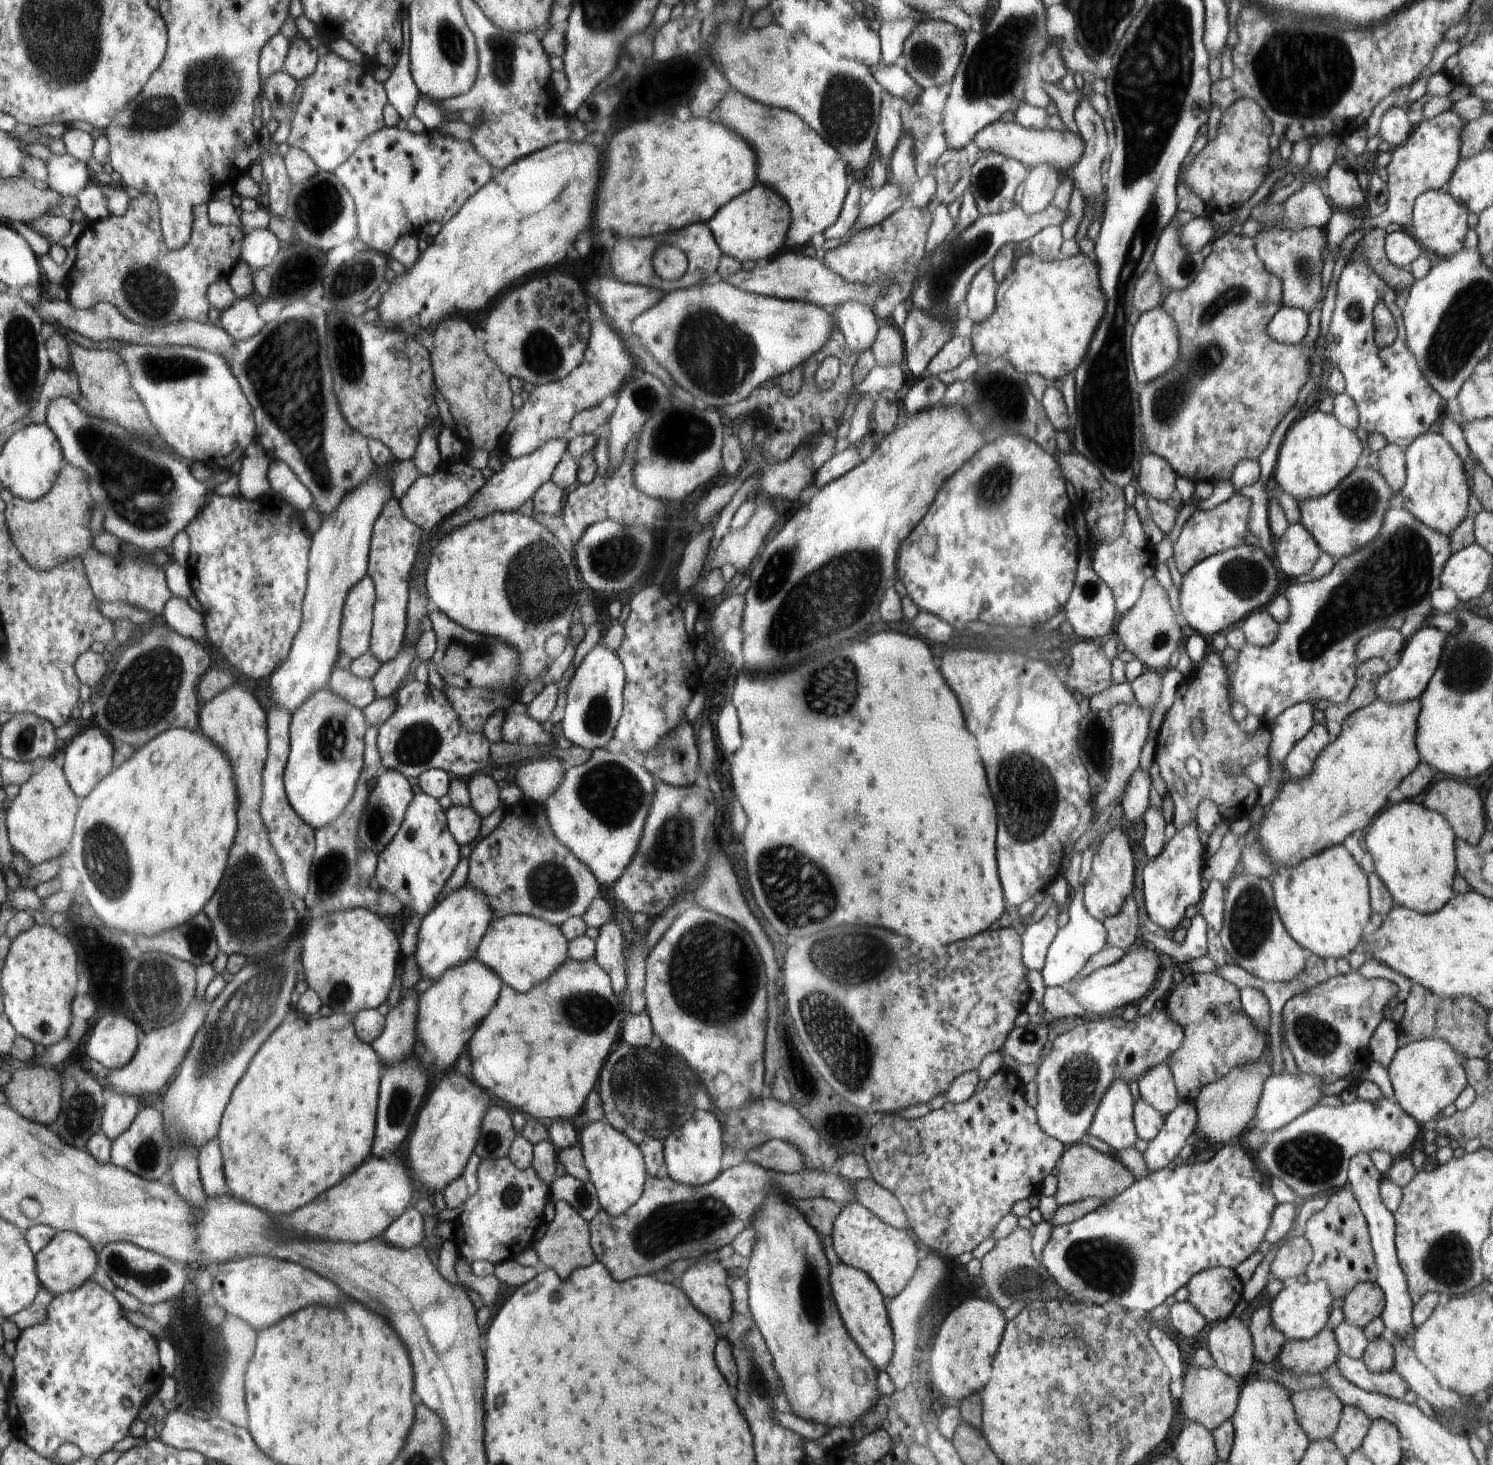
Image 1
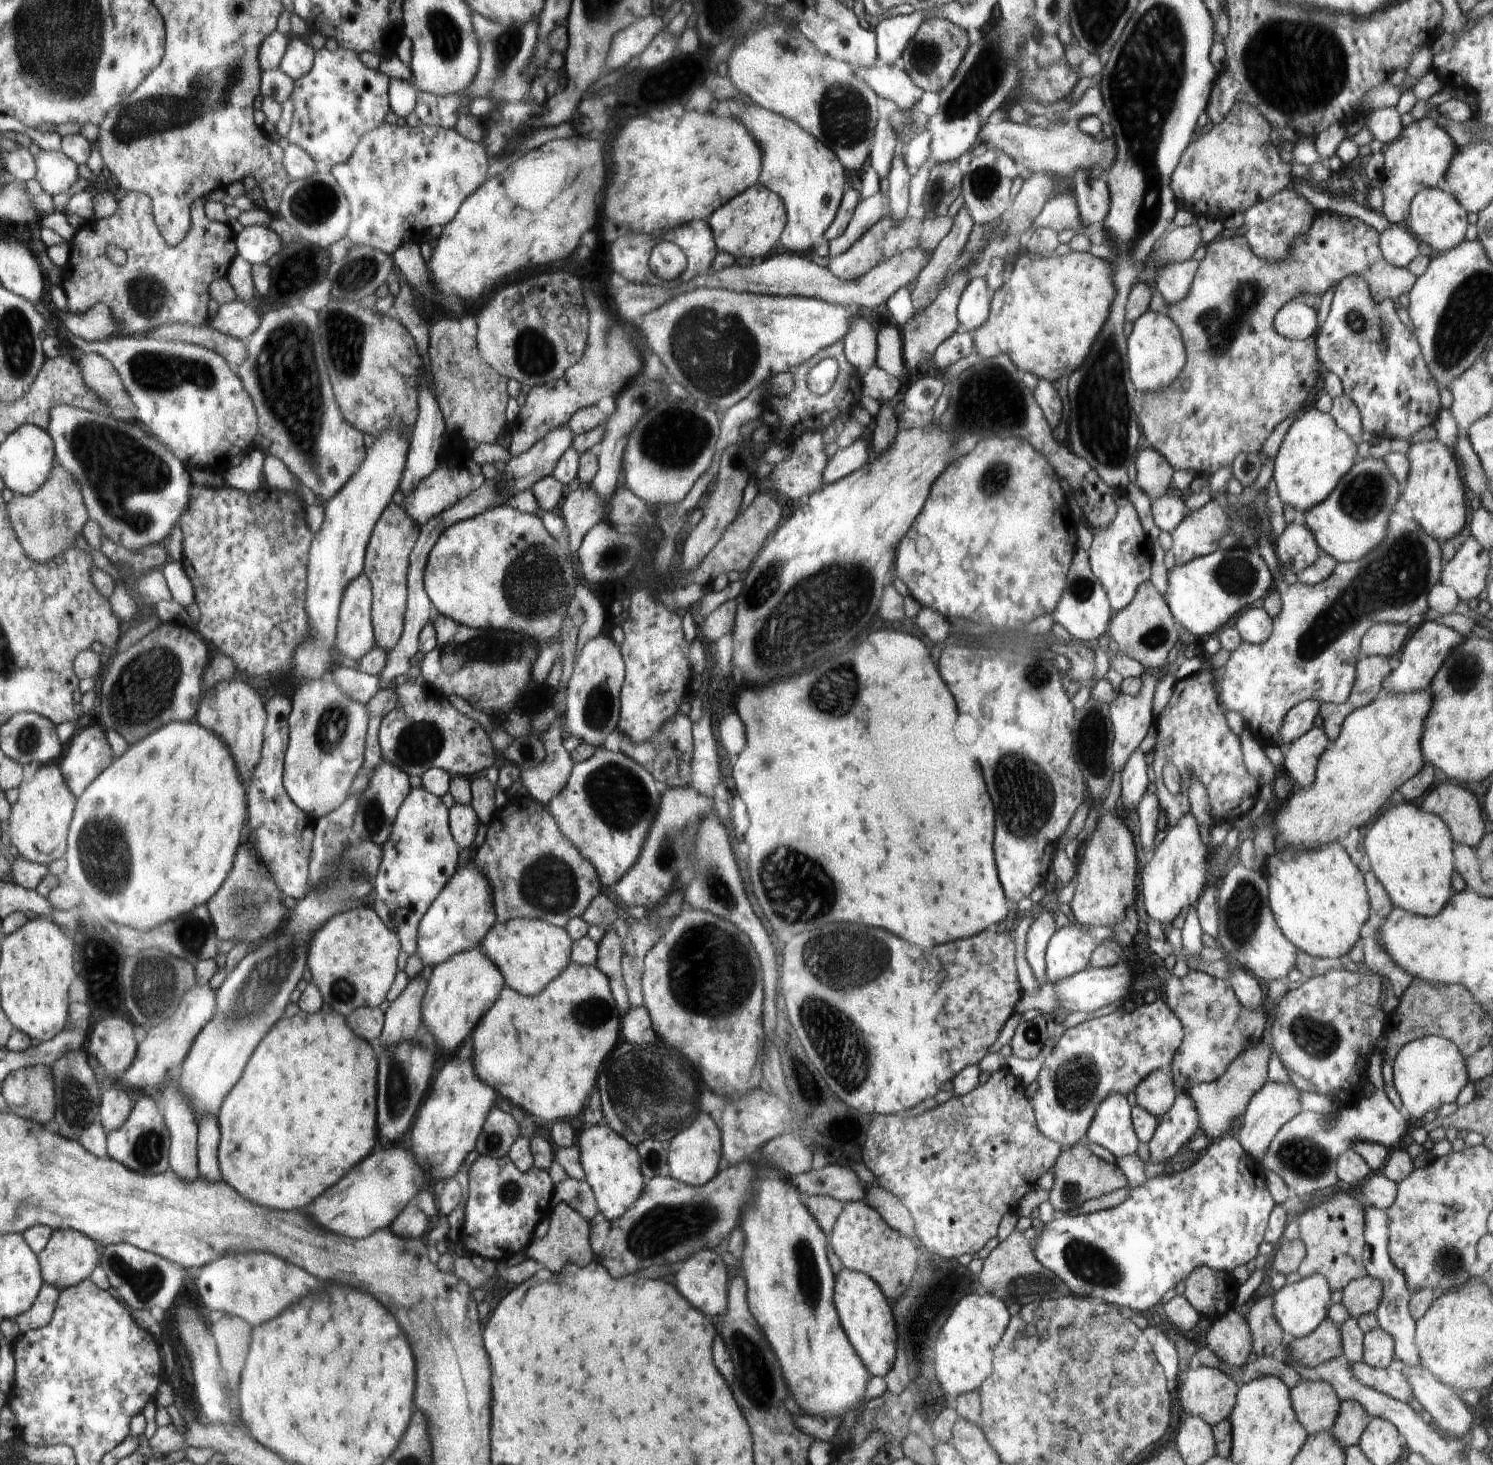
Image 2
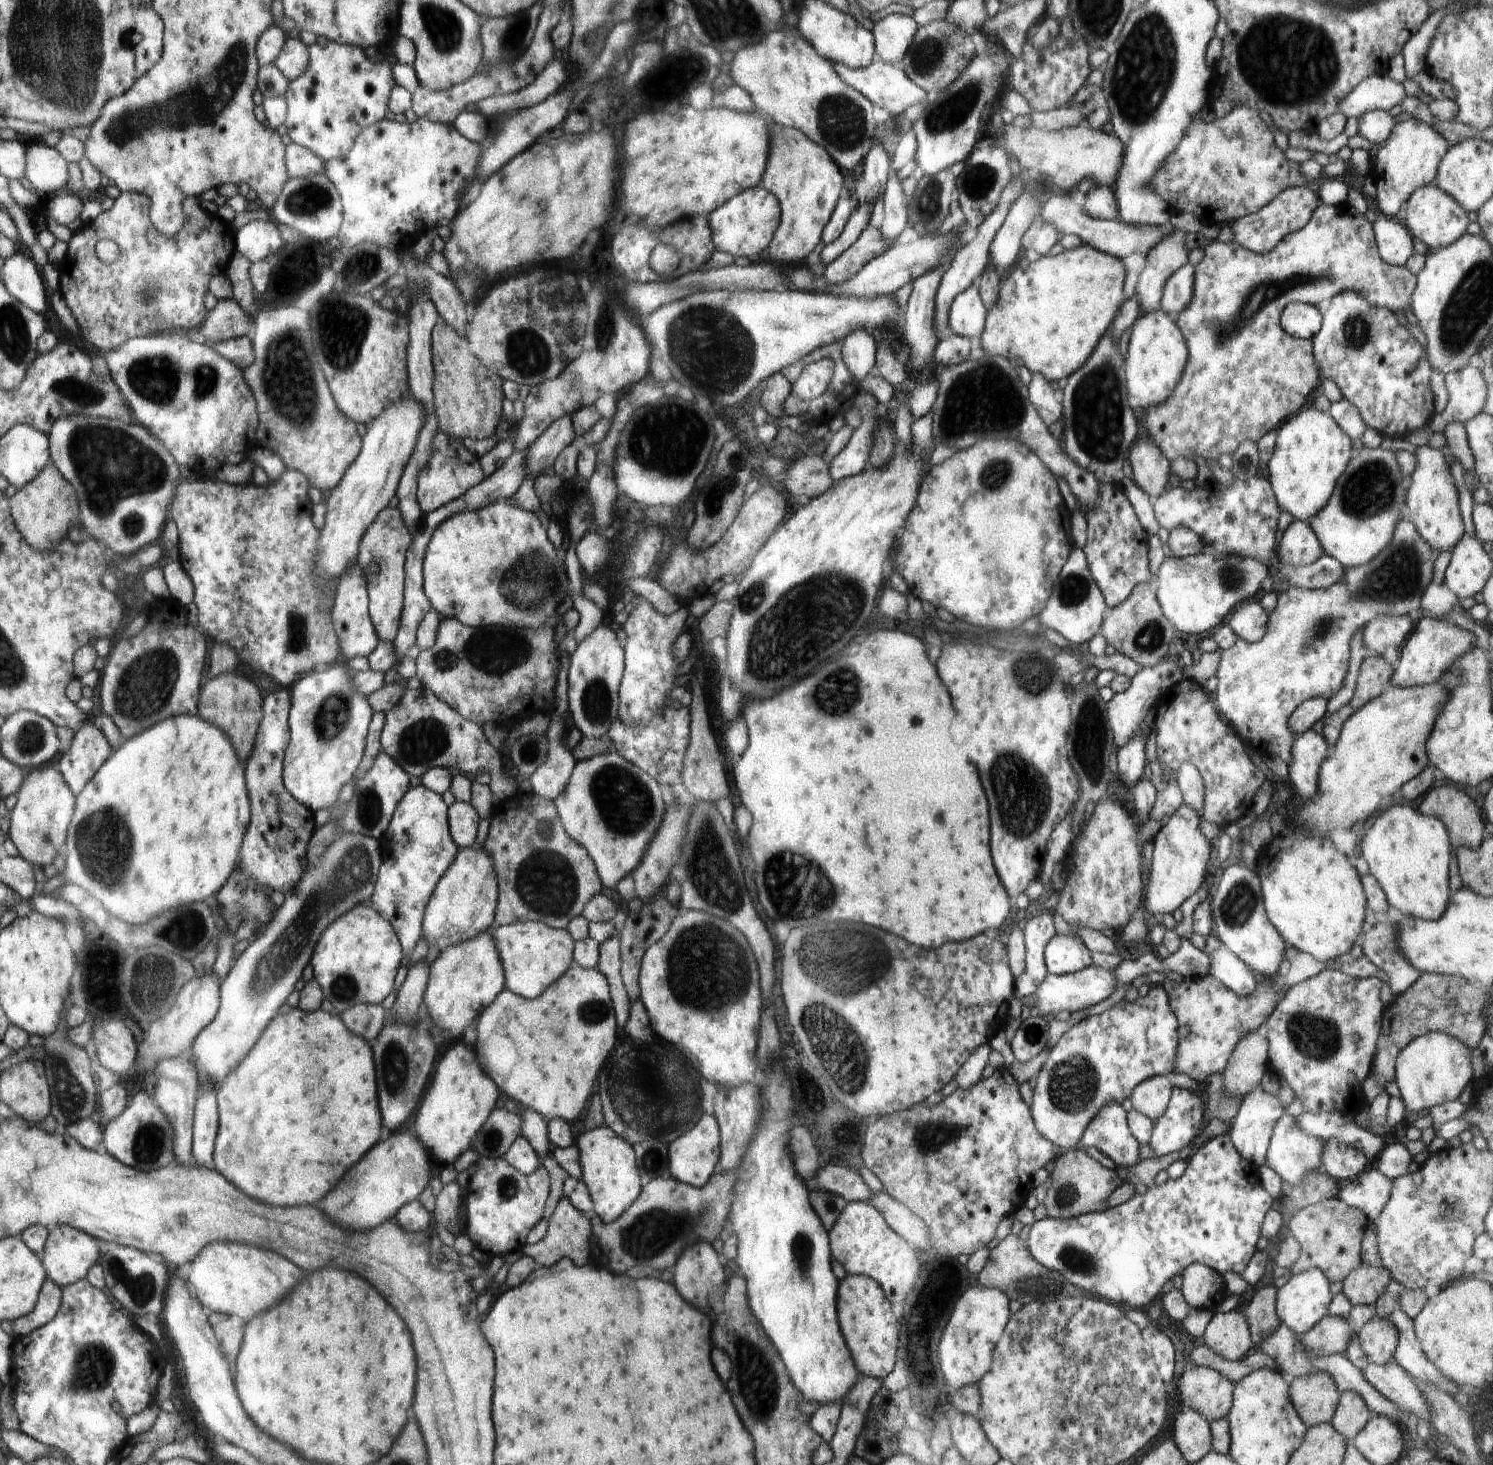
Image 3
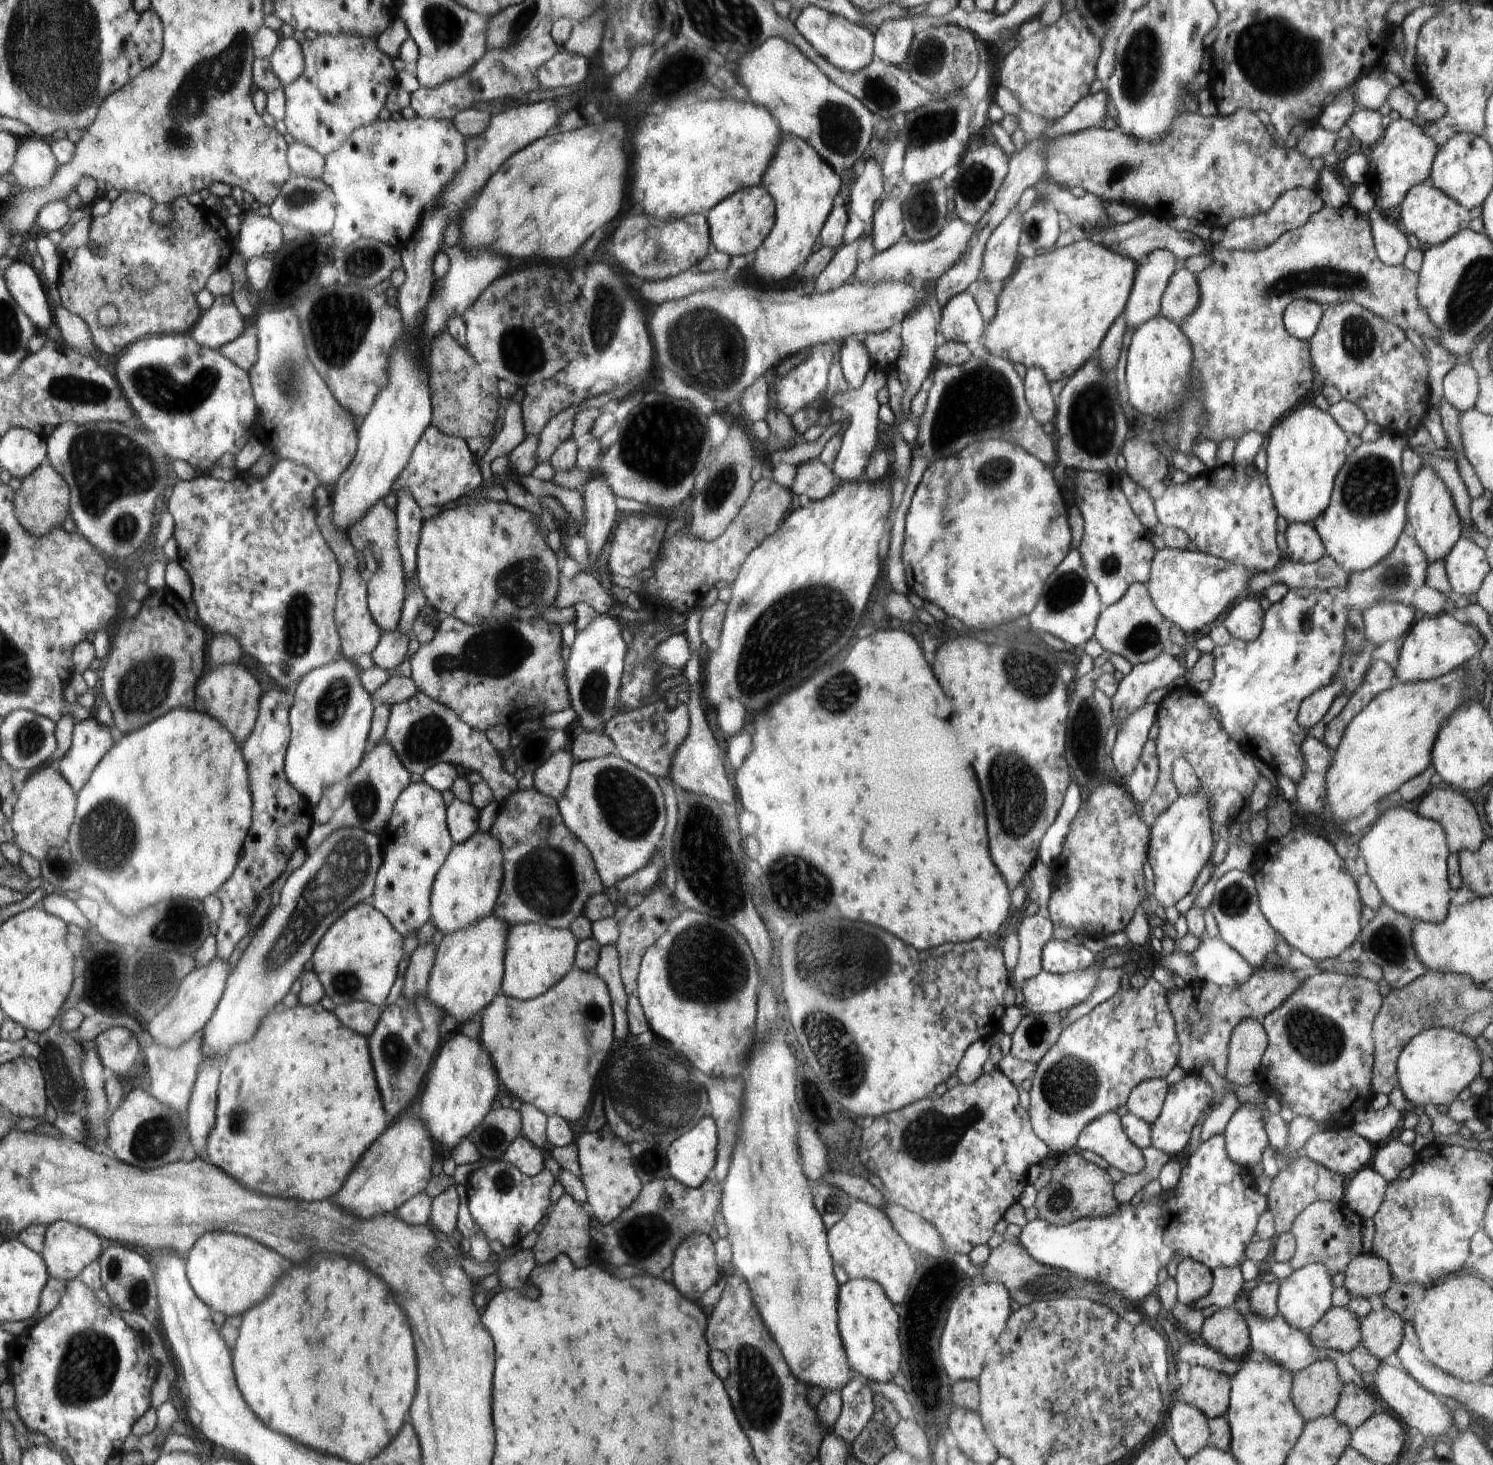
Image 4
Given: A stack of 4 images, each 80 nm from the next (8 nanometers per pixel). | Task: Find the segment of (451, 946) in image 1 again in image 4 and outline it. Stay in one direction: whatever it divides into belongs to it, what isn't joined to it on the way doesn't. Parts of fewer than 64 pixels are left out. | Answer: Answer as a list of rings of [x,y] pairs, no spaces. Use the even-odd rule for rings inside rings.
[[[476,832],[466,842],[453,846],[444,861],[438,876],[435,878],[435,888],[432,893],[431,921],[436,929],[444,935],[454,931],[473,927],[486,917],[494,914],[502,890],[504,860],[502,846],[499,840],[489,832]]]

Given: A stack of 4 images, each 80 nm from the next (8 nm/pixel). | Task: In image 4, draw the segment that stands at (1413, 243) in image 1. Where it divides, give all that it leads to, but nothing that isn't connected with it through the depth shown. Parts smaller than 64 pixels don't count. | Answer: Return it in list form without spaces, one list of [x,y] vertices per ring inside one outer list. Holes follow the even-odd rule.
[[[1378,204],[1369,210],[1368,218],[1378,258],[1387,265],[1402,265],[1411,249],[1406,232],[1384,219]]]

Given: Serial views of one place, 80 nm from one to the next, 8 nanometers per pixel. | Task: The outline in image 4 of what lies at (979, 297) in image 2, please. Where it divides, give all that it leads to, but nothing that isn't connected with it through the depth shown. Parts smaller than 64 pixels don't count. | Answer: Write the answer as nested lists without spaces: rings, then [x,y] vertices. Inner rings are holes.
[[[970,292],[953,296],[944,305],[938,316],[945,341],[953,340],[968,344],[981,341],[985,331],[985,322]]]

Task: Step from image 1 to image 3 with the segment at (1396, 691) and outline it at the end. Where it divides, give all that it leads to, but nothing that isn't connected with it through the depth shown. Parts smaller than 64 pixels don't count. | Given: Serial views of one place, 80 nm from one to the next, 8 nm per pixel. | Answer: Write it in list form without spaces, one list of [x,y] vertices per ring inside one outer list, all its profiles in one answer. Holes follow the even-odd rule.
[[[1425,615],[1400,648],[1398,668],[1393,669],[1393,675],[1388,684],[1395,687],[1413,687],[1434,684],[1444,674],[1444,671],[1454,662],[1455,658],[1467,653],[1470,647],[1476,645],[1476,635],[1458,626],[1446,622],[1445,618],[1435,618]]]

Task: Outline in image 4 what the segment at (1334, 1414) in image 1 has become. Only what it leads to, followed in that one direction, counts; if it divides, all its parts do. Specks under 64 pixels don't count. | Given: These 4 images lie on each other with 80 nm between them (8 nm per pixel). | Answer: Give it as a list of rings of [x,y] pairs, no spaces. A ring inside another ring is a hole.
[[[1318,1361],[1292,1377],[1292,1402],[1304,1423],[1333,1414],[1344,1385],[1335,1363]]]

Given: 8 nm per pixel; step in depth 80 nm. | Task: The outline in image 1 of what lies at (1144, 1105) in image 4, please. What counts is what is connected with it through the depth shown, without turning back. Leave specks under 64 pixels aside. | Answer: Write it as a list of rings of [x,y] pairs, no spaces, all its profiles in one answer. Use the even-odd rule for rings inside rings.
[[[1165,1062],[1145,1070],[1138,1080],[1138,1086],[1140,1098],[1163,1116],[1171,1113],[1180,1102],[1170,1067]]]

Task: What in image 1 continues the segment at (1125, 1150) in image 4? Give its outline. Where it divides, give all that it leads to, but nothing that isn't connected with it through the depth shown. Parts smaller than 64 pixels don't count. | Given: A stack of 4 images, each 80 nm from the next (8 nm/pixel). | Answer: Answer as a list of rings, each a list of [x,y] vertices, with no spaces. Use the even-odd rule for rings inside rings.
[[[1116,1078],[1100,1099],[1088,1133],[1122,1150],[1138,1140],[1133,1123],[1133,1100],[1125,1078]]]

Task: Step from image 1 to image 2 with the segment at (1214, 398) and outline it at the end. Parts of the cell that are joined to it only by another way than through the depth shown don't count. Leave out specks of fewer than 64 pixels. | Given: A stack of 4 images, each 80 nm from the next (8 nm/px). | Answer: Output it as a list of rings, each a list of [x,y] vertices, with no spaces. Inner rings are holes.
[[[1323,210],[1318,212],[1314,216],[1311,227],[1302,235],[1297,238],[1291,247],[1291,254],[1288,259],[1285,259],[1283,263],[1268,264],[1268,261],[1257,257],[1249,247],[1249,244],[1245,240],[1244,235],[1234,235],[1231,238],[1219,239],[1210,241],[1207,243],[1207,255],[1199,262],[1196,274],[1194,275],[1190,290],[1187,295],[1172,303],[1168,307],[1167,314],[1176,323],[1176,326],[1180,329],[1182,338],[1185,343],[1186,360],[1182,370],[1178,373],[1175,380],[1170,385],[1151,393],[1143,394],[1143,403],[1141,411],[1138,415],[1140,424],[1142,424],[1141,431],[1144,432],[1148,444],[1153,449],[1156,449],[1172,466],[1173,470],[1191,470],[1194,474],[1208,473],[1213,475],[1217,470],[1224,467],[1230,467],[1234,462],[1235,456],[1238,456],[1241,452],[1259,454],[1263,450],[1264,441],[1272,434],[1272,431],[1284,420],[1288,418],[1290,414],[1296,412],[1303,406],[1303,402],[1306,400],[1312,385],[1316,381],[1318,375],[1317,369],[1317,339],[1316,336],[1312,336],[1311,341],[1297,342],[1283,336],[1280,336],[1279,332],[1276,332],[1274,328],[1275,314],[1281,309],[1283,304],[1290,302],[1292,299],[1302,296],[1307,299],[1308,303],[1315,302],[1319,294],[1325,293],[1330,286],[1337,285],[1342,278],[1349,274],[1357,274],[1357,277],[1362,277],[1365,281],[1368,281],[1369,289],[1373,294],[1373,298],[1376,298],[1376,292],[1378,292],[1378,300],[1385,301],[1386,299],[1394,300],[1398,302],[1398,297],[1401,294],[1410,292],[1413,284],[1416,282],[1415,274],[1410,272],[1408,267],[1397,267],[1390,264],[1383,256],[1379,245],[1380,233],[1374,229],[1374,227],[1367,225],[1364,221],[1354,217],[1348,217],[1344,219],[1343,216],[1337,211]]]

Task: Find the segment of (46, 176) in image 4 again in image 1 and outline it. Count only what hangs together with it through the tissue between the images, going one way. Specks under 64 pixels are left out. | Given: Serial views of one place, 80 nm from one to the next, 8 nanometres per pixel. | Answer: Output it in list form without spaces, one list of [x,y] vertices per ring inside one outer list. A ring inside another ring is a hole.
[[[70,154],[52,155],[46,163],[49,177],[46,182],[63,196],[77,196],[91,181],[89,168],[80,159]]]

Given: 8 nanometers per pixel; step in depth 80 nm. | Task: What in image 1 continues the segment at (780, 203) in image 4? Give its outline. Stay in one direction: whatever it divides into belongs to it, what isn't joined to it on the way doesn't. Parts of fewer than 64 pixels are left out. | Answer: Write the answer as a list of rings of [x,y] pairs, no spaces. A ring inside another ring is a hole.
[[[730,89],[719,104],[728,130],[738,132],[756,150],[760,162],[760,184],[776,190],[791,208],[791,225],[785,240],[786,251],[808,244],[814,234],[832,226],[842,210],[851,178],[839,152],[826,144],[810,126],[788,110],[762,106]]]

